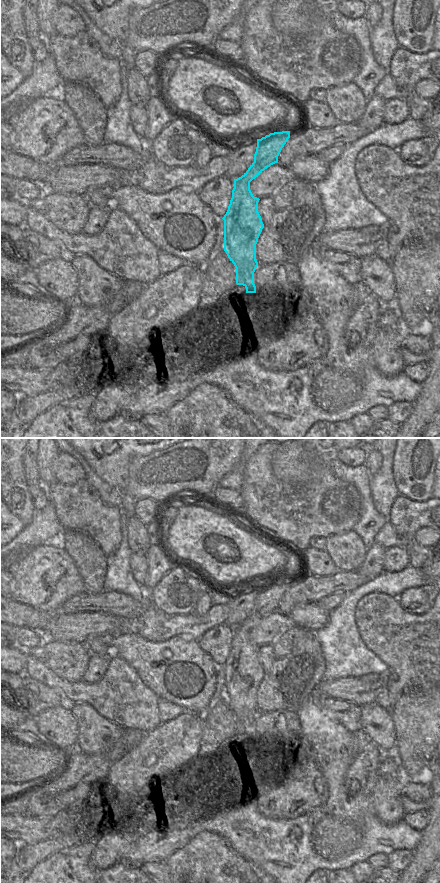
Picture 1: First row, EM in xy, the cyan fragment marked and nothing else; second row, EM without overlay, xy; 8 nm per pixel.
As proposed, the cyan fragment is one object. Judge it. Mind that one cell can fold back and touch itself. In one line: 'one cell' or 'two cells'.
two cells

